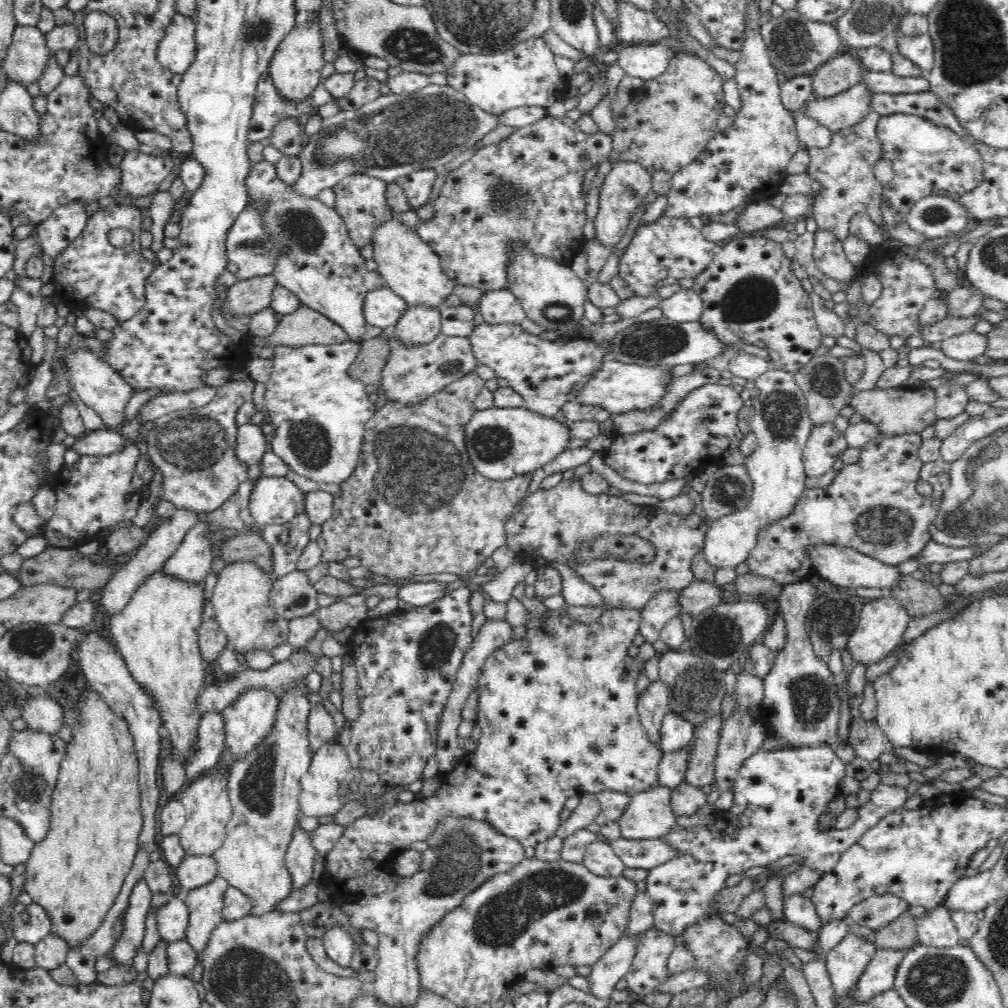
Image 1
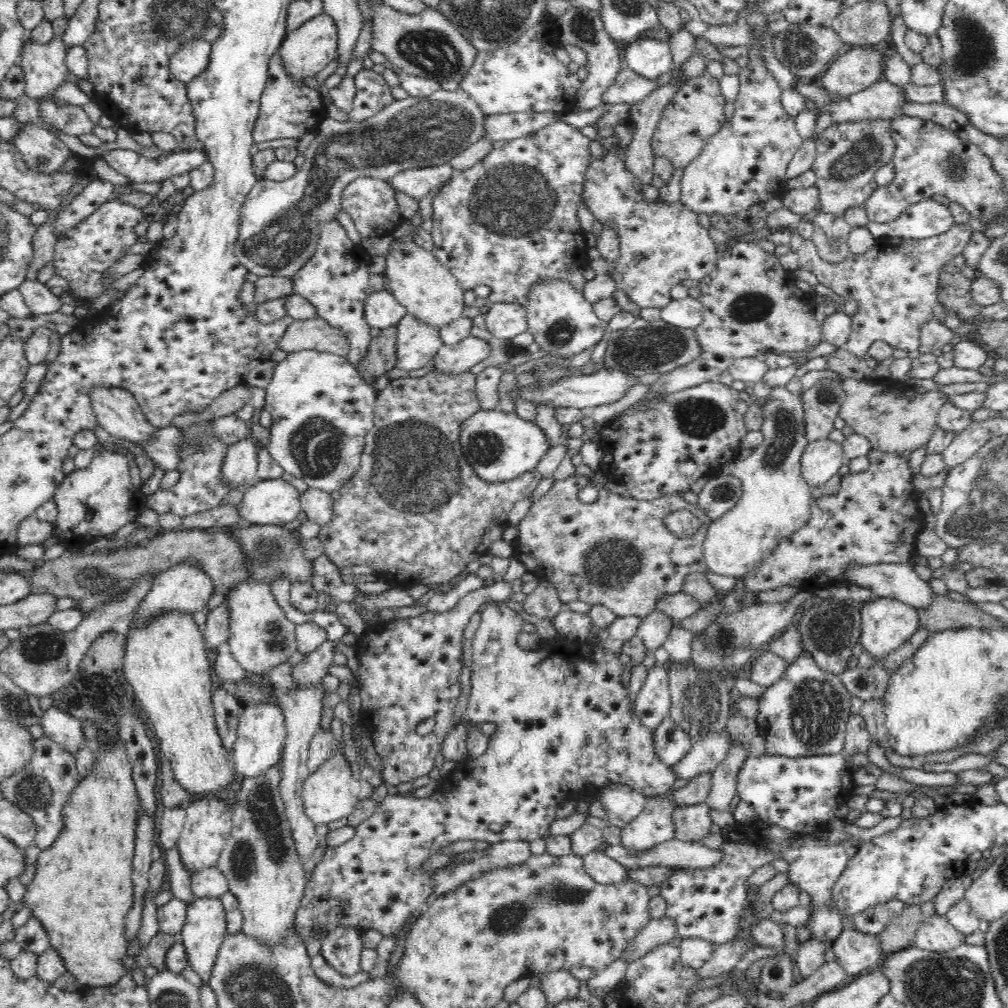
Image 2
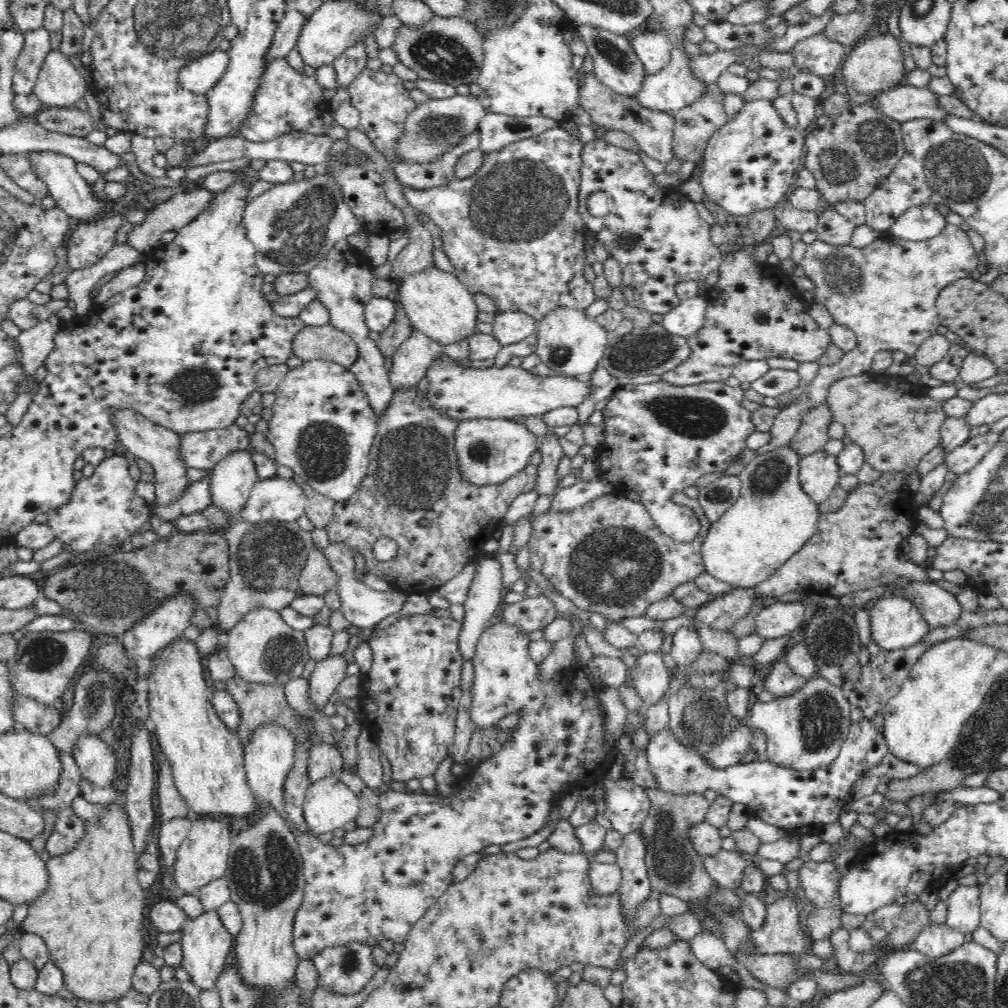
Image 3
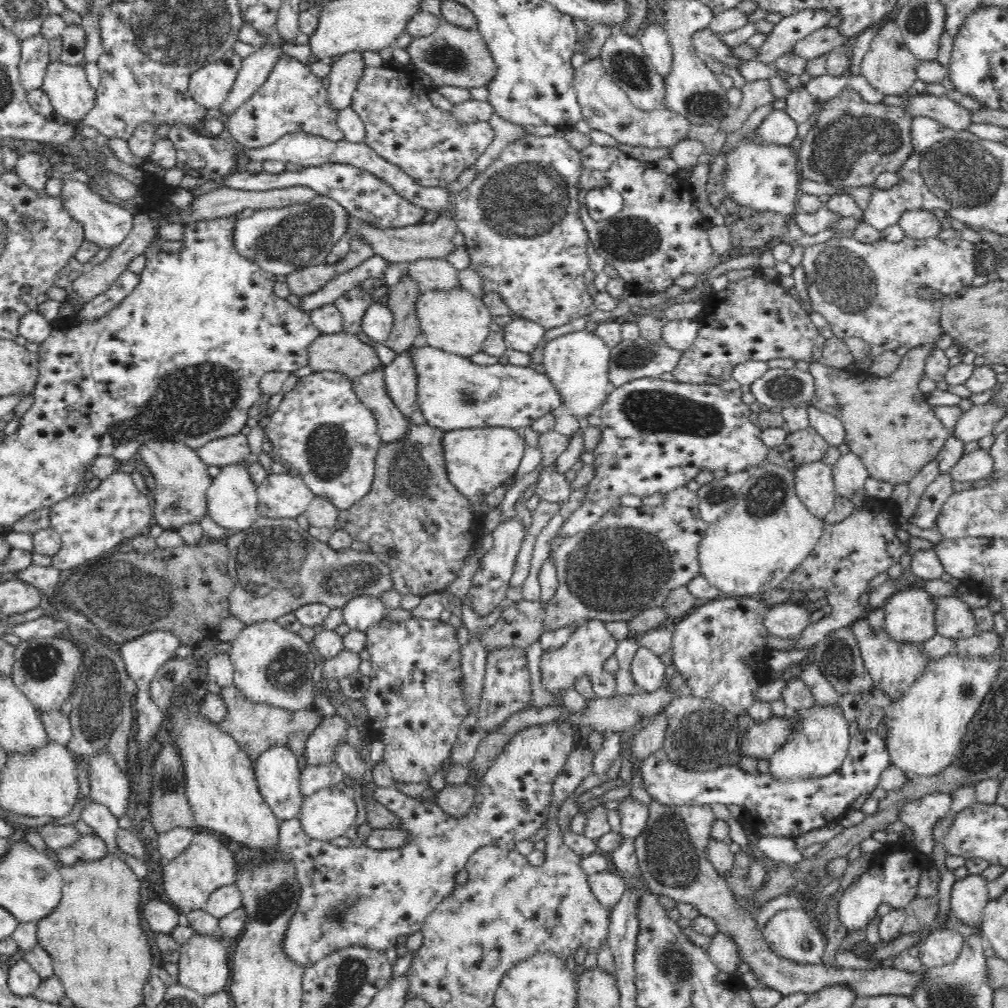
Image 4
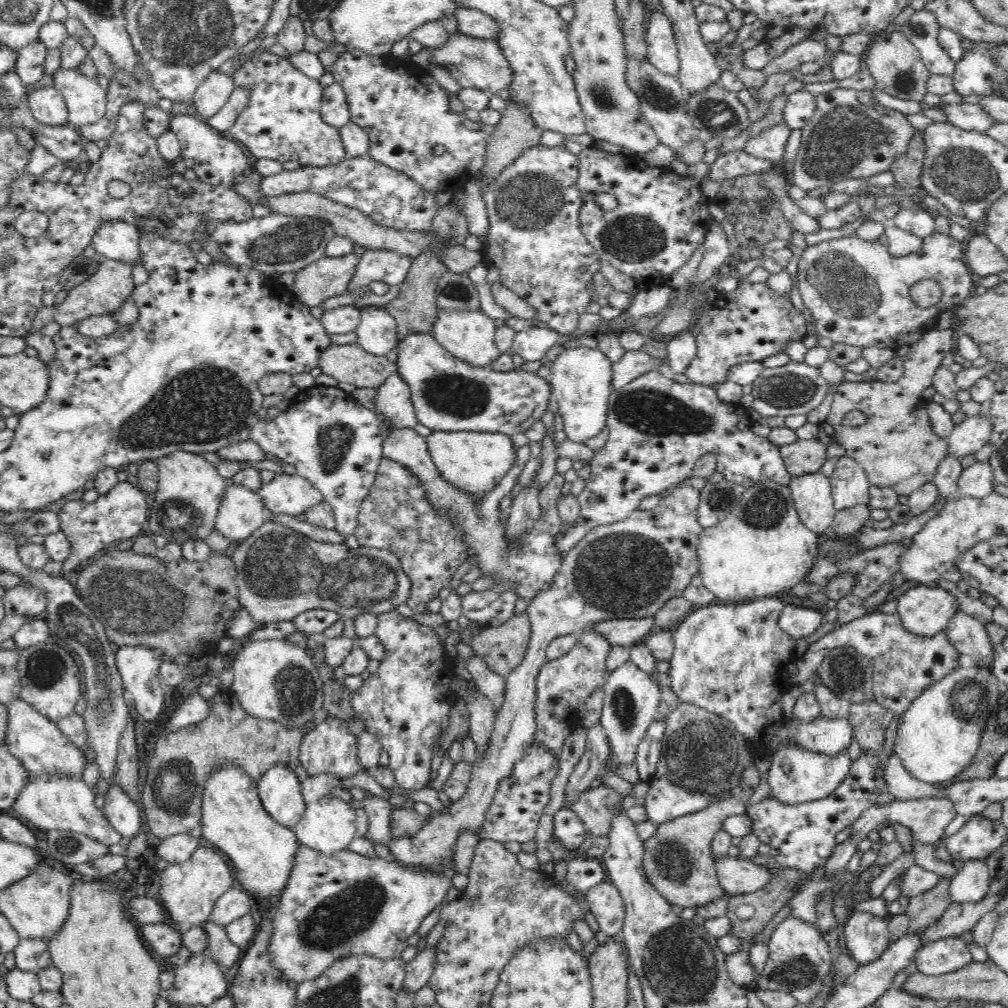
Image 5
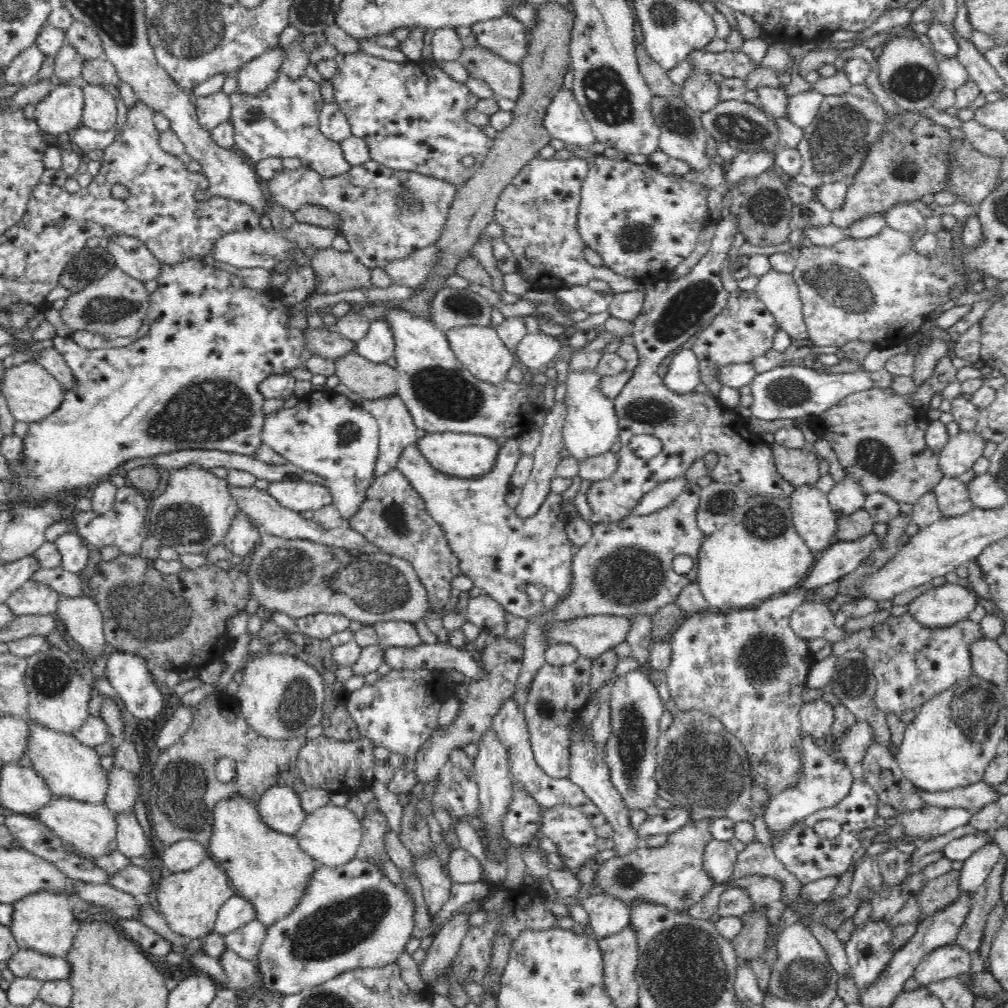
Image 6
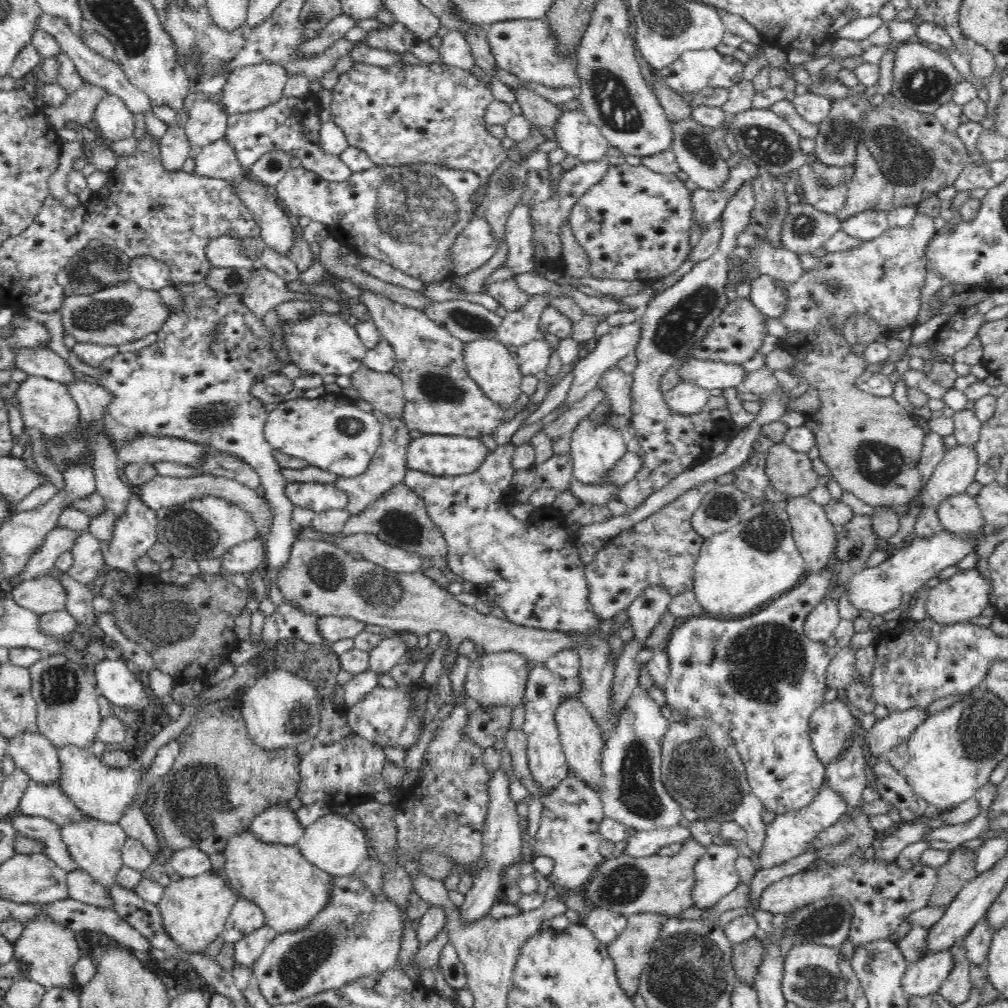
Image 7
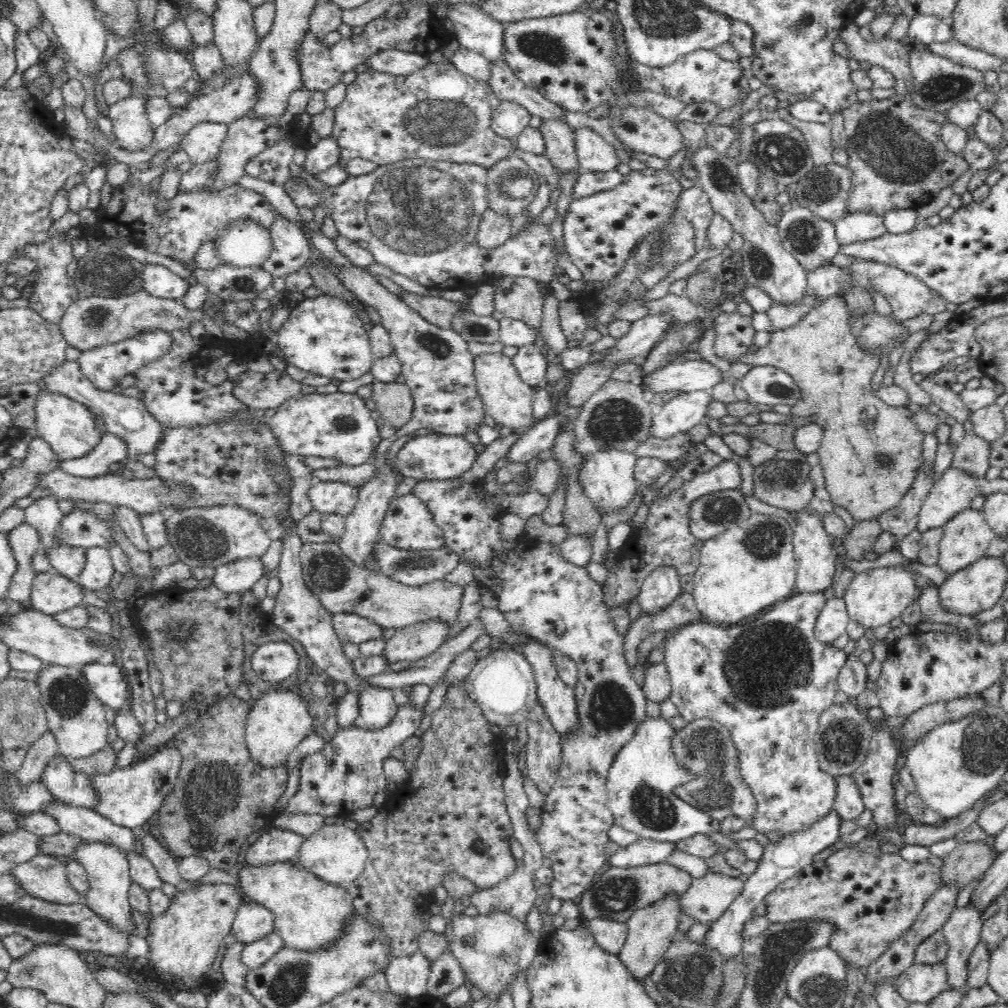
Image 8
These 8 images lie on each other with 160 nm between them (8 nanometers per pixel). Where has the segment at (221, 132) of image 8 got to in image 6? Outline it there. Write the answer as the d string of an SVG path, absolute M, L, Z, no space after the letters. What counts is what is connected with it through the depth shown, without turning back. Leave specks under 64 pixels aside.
M223 91L193 99L197 110L197 121L204 130L214 130L227 120L231 113L231 98Z

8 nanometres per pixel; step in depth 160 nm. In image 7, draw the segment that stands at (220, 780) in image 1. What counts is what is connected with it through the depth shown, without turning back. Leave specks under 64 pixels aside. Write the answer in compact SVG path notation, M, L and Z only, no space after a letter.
M208 871L195 877L181 877L166 886L162 901L157 905L164 930L183 952L202 952L214 942L230 916L230 910L240 897L231 890L223 873Z

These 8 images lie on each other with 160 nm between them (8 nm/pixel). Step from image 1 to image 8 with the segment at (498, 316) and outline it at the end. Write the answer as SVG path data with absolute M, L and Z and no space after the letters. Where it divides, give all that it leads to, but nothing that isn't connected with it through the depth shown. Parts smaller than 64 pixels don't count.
M534 344L520 347L511 360L518 370L519 377L526 384L532 387L543 385L548 363L542 349L538 349Z

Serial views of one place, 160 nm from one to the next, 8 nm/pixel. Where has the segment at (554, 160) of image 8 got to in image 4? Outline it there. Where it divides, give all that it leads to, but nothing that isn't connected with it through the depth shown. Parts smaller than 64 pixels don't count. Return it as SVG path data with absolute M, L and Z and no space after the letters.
M446 20L424 38L413 38L406 47L410 62L417 71L428 74L434 86L459 86L464 88L487 87L494 80L497 68L486 42L477 28L456 26Z

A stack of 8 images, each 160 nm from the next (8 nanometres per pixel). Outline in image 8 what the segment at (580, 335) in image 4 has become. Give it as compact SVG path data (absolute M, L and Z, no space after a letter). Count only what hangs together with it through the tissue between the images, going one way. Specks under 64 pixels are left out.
M600 450L590 456L587 454L584 456L578 481L597 510L603 510L606 514L614 514L618 510L624 511L632 502L632 498L639 491L638 483L634 479L634 466L638 458L632 452L625 450Z

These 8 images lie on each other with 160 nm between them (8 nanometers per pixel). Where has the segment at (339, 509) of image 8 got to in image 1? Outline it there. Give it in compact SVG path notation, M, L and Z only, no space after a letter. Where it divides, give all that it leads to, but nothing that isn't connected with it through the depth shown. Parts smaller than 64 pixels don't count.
M260 477L254 485L249 511L258 525L286 524L302 510L305 494L286 477Z

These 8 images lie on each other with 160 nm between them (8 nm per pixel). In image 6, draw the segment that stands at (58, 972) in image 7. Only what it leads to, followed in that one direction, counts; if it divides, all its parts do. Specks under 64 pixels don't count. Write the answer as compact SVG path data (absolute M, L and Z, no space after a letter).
M64 893L32 894L22 901L16 902L12 912L11 931L19 950L32 949L52 958L64 958L70 952L72 942L76 938L79 922L72 915L68 895Z

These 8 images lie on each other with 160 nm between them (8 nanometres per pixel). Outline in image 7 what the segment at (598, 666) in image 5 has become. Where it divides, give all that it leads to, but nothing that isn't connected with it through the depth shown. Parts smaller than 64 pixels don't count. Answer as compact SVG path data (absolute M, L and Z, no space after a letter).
M533 665L528 674L524 696L525 722L522 729L527 736L530 773L532 773L534 783L540 789L546 789L546 791L556 789L569 774L569 765L563 752L560 733L555 721L555 710L564 699L570 697L579 699L581 686L582 679L579 676L562 678L550 671L545 665Z

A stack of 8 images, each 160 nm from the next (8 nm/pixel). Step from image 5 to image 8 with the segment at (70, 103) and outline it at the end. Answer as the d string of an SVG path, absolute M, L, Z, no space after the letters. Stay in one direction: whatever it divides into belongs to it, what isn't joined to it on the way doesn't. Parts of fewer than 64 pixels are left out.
M136 94L109 105L112 139L118 147L130 151L146 150L154 140L155 130L146 113L146 99Z

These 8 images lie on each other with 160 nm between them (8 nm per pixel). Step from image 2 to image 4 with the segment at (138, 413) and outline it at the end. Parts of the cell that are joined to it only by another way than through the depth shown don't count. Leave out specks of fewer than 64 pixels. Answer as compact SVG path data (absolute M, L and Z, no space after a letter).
M150 440L138 450L137 458L141 458L154 475L153 523L166 530L177 531L184 524L199 523L206 516L206 490L210 488L213 478L196 449L181 442Z

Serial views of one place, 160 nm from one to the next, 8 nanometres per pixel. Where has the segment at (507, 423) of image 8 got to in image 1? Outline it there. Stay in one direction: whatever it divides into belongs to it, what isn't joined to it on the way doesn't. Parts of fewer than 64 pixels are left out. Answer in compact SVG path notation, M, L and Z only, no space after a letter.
M393 216L382 226L376 226L372 236L373 258L377 263L377 273L385 286L402 298L408 307L424 306L438 309L450 294L454 293L455 284L443 272L440 257L434 253L415 229L408 229Z

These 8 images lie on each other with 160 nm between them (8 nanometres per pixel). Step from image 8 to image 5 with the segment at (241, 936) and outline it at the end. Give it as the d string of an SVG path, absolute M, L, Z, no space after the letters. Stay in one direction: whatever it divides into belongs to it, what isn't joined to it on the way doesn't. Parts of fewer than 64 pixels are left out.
M229 889L217 902L209 916L209 921L218 926L227 924L246 916L250 912L250 896L244 890Z

